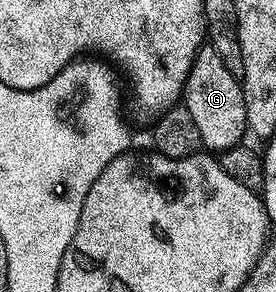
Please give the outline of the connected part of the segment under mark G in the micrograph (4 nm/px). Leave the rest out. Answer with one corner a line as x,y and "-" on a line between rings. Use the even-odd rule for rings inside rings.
203,45
192,61
192,69
188,73
184,106
192,115
193,124
200,133
202,147
210,153
221,153
239,146
242,138
247,138
246,110
244,109
244,93
242,84
232,73
228,73
228,65
209,45

